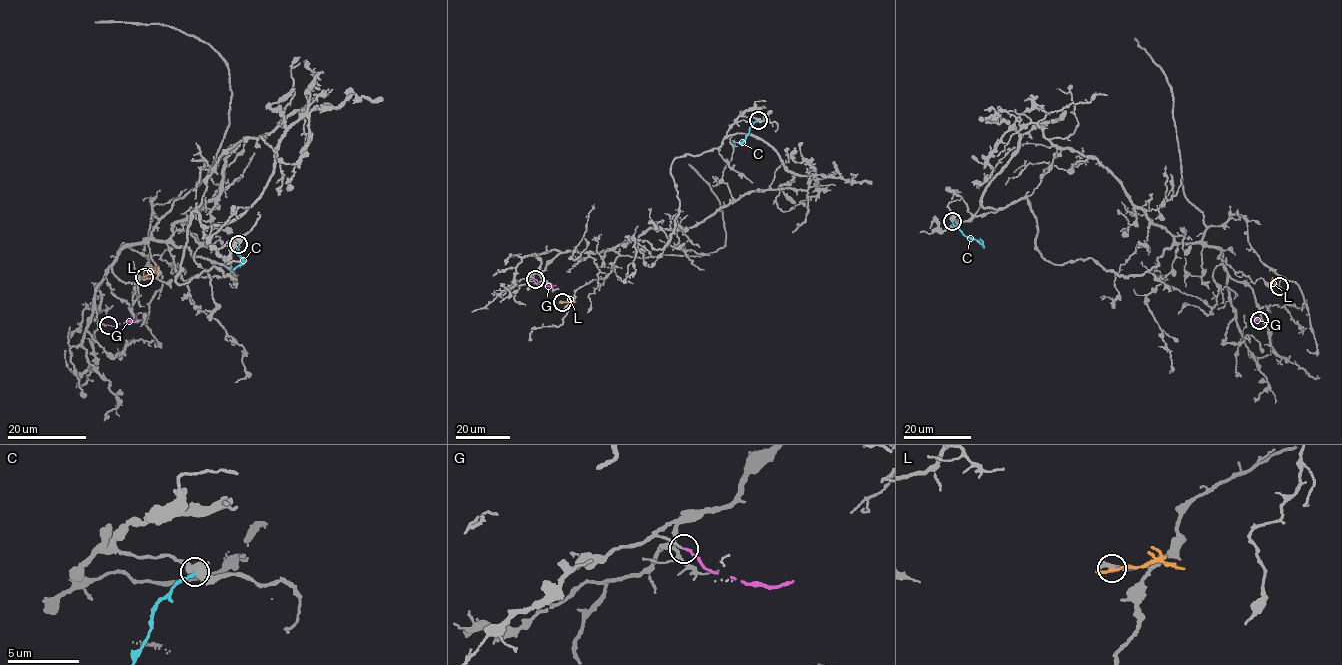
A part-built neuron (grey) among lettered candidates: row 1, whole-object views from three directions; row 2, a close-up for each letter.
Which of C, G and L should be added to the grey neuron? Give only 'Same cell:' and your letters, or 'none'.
Same cell: G

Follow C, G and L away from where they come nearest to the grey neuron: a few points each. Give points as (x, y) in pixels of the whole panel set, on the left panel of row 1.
C: (238, 244), (237, 252), (244, 259), (232, 269)
G: (108, 325), (131, 321), (136, 314)
L: (144, 277), (157, 265)

